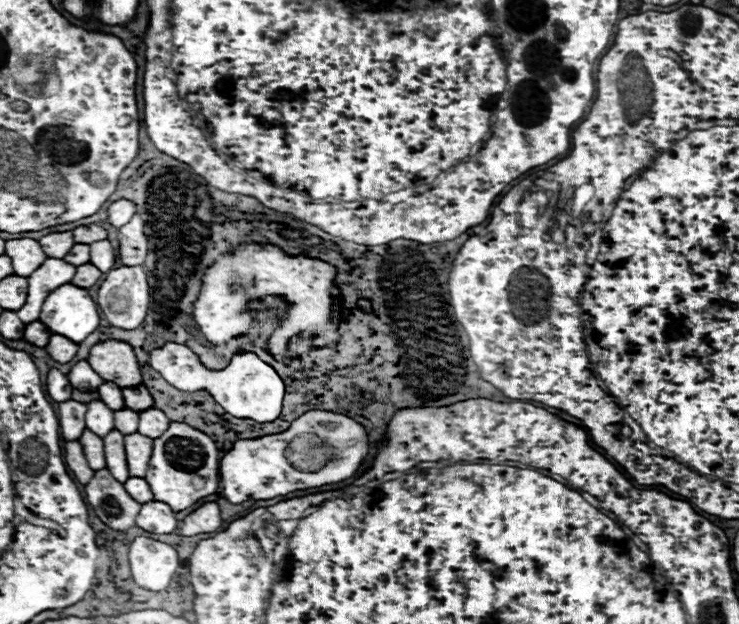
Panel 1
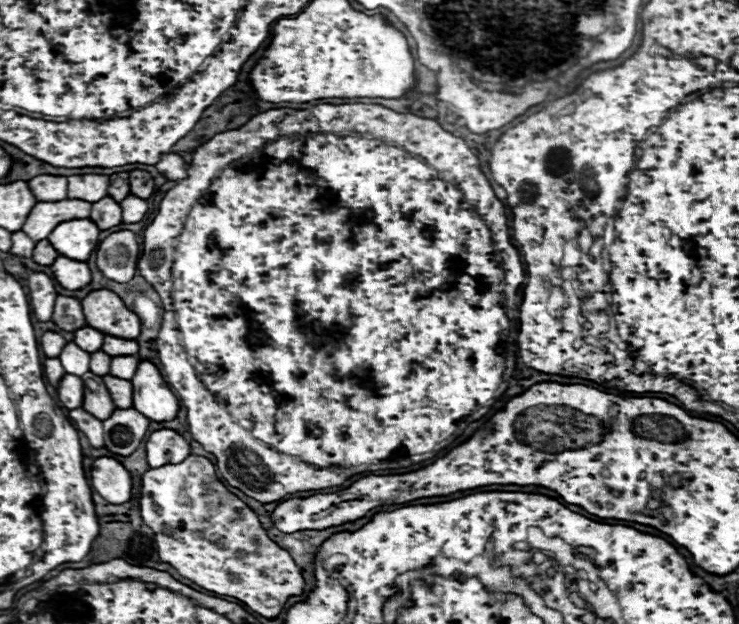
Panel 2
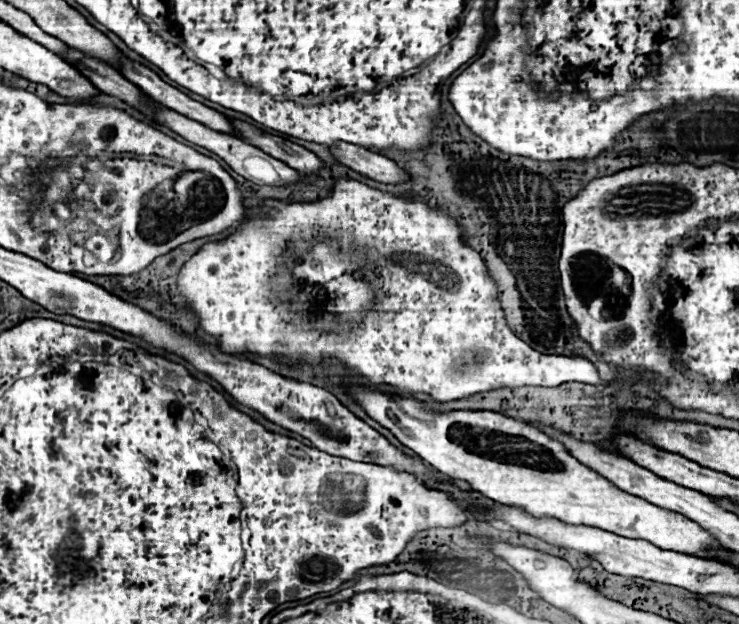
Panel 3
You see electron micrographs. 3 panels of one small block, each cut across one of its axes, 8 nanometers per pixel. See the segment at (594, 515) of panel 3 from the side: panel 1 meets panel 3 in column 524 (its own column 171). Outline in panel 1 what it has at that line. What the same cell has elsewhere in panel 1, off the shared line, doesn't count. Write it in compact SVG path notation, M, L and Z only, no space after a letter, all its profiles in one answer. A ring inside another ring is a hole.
M172 422L170 428L154 440L146 482L152 488L154 500L168 504L174 512L180 512L218 490L218 462L218 448L206 434L182 422Z

